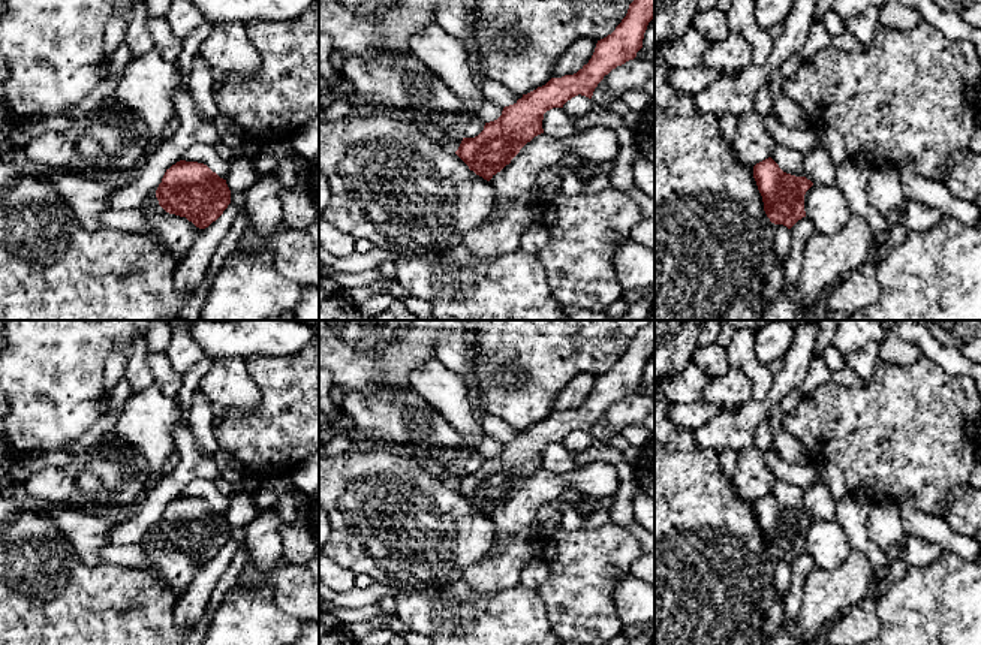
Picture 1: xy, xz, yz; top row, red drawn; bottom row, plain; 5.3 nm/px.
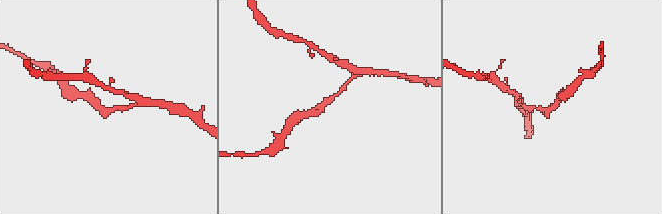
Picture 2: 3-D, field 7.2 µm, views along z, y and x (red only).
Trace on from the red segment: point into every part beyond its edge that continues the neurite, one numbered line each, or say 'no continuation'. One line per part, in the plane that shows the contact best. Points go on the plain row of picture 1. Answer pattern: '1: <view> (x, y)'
no continuation

